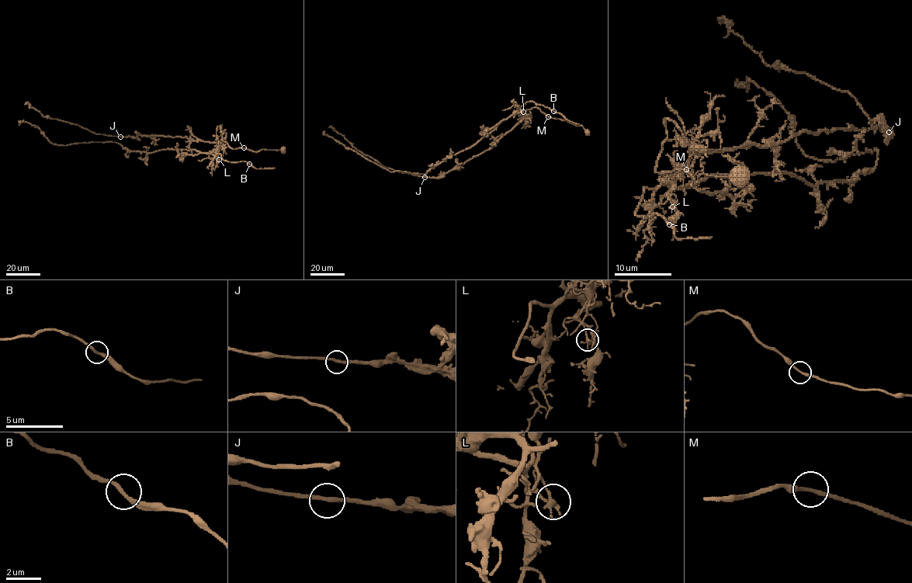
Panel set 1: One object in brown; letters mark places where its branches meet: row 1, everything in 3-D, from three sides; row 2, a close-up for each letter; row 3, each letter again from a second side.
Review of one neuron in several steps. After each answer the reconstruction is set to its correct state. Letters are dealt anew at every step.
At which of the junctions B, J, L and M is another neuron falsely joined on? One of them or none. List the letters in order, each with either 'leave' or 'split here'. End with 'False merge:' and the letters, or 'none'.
B: leave
J: leave
L: split here
M: leave
False merge: L

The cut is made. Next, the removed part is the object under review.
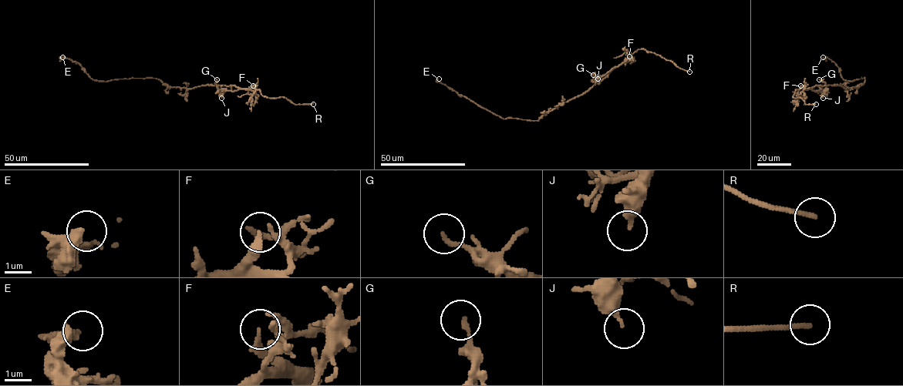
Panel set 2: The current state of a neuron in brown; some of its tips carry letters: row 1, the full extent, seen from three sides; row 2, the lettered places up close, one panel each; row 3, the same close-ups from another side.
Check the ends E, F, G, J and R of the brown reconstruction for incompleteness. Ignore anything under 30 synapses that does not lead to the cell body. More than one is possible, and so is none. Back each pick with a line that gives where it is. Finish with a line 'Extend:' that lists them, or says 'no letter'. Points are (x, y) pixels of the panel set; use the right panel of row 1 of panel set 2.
F: Place: (800, 85)
R: Place: (816, 104)
Extend: F, R

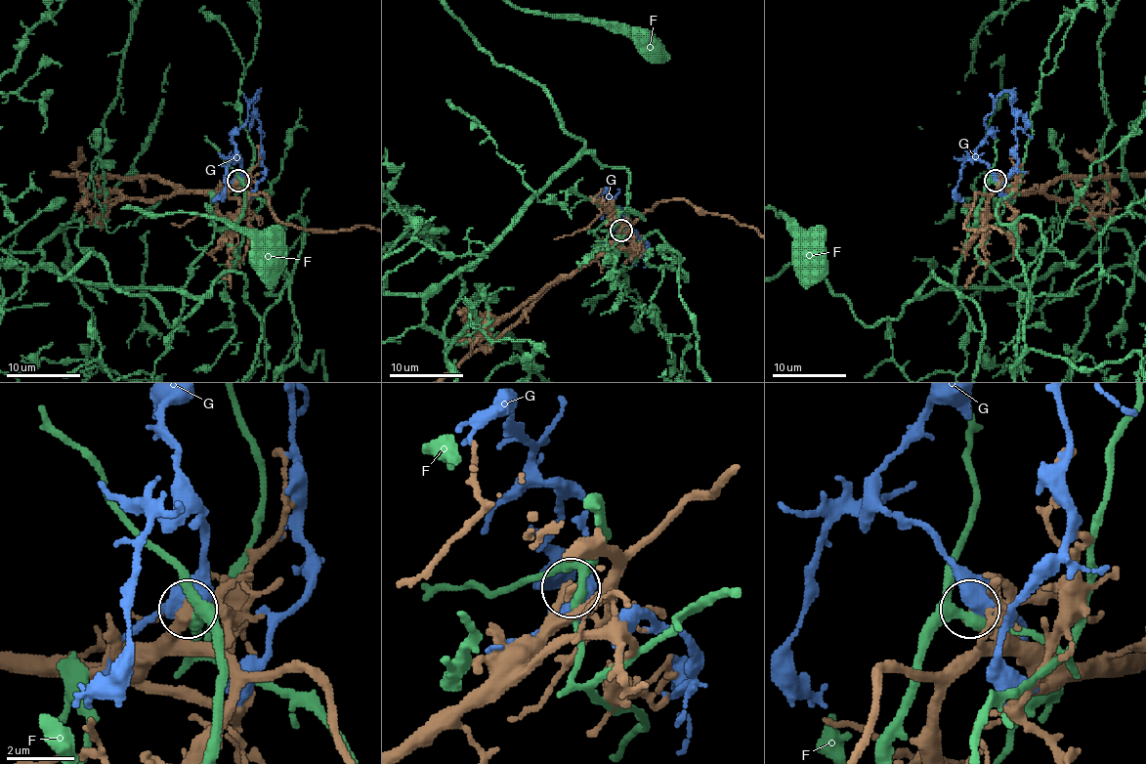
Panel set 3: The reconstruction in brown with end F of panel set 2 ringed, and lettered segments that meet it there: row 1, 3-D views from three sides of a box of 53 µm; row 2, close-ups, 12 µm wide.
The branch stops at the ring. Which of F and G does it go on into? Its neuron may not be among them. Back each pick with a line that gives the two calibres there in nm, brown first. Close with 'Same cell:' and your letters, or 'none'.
Same cell: none

